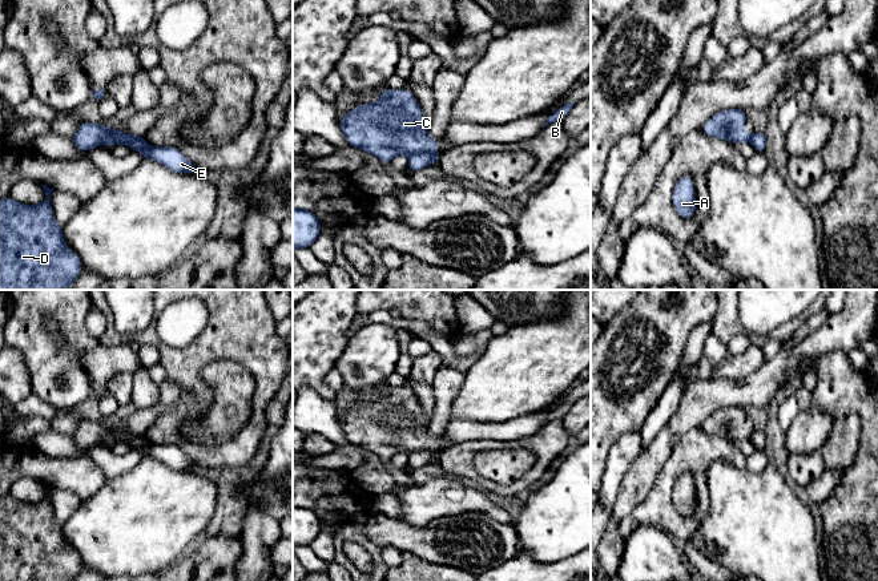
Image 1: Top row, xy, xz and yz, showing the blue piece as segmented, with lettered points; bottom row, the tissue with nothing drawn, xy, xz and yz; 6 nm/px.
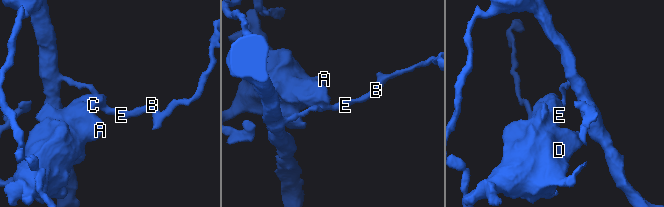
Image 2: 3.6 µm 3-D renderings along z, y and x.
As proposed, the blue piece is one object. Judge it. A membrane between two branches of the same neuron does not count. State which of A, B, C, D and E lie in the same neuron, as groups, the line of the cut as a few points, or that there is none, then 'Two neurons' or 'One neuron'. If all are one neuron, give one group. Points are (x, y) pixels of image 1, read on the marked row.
Groups: A C D / B E. Split along xz (437, 152), (411, 153), (409, 156). Two neurons

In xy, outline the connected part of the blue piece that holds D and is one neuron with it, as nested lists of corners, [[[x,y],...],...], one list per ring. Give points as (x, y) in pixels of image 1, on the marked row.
[[[41,185],[47,198],[39,205],[24,205],[11,195],[0,199],[0,290],[67,290],[82,273],[78,255],[72,251],[56,222],[49,194],[53,189]]]

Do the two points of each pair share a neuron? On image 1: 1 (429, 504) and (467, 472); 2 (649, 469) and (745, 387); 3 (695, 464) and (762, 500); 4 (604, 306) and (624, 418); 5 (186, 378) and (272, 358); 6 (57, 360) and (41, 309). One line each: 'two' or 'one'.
1: two
2: one
3: two
4: two
5: one
6: one

